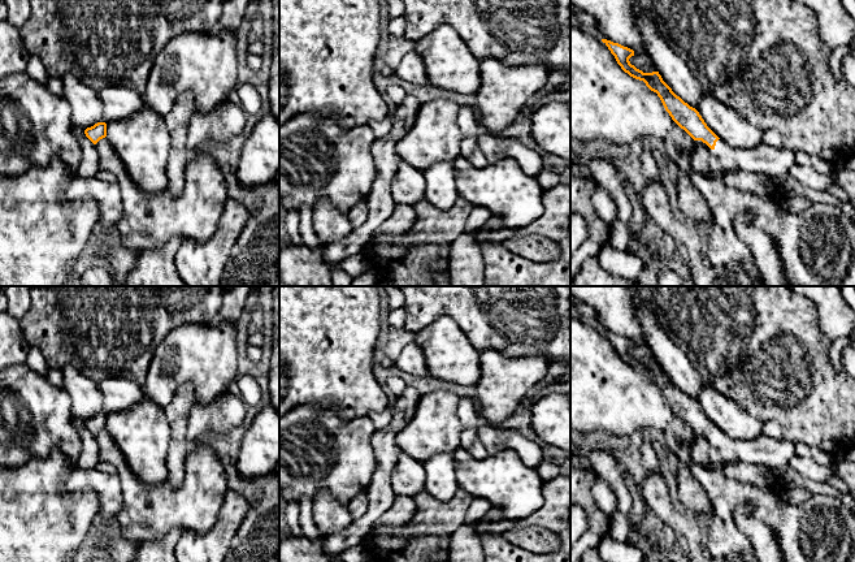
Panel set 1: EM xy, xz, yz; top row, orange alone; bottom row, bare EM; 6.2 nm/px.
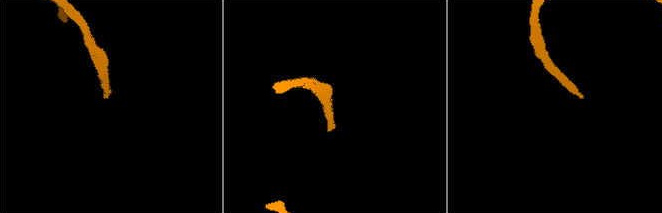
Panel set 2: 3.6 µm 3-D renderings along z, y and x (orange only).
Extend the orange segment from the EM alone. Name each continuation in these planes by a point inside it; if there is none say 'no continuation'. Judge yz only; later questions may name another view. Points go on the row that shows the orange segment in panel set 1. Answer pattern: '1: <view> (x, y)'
1: yz (769, 161)

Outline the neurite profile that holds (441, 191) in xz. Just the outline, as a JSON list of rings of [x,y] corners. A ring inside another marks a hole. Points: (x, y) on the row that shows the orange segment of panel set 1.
[[[435,163],[422,170],[425,199],[438,209],[450,209],[457,199],[452,163]]]

